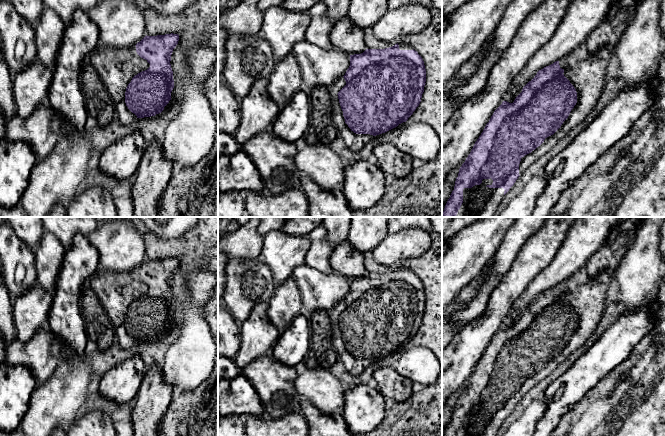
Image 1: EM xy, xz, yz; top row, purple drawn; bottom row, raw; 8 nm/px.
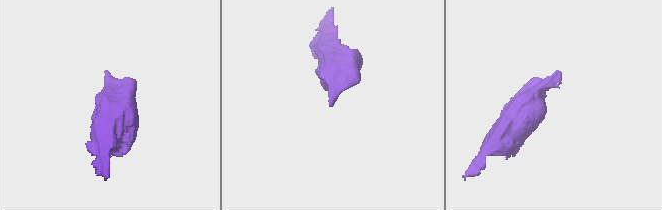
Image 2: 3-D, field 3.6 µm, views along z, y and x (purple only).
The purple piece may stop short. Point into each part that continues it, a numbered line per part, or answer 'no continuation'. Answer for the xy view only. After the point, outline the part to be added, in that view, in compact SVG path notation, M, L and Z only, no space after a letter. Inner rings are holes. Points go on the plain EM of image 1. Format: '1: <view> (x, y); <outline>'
1: xy (116, 291); M98 268L88 284L99 298L113 325L118 338L117 344L122 349L132 348L137 340L126 330L126 312L132 302L147 294L150 288L137 278L136 270L114 273Z

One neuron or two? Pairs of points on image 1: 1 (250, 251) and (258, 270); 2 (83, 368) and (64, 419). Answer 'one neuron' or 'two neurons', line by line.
1: two neurons
2: one neuron

